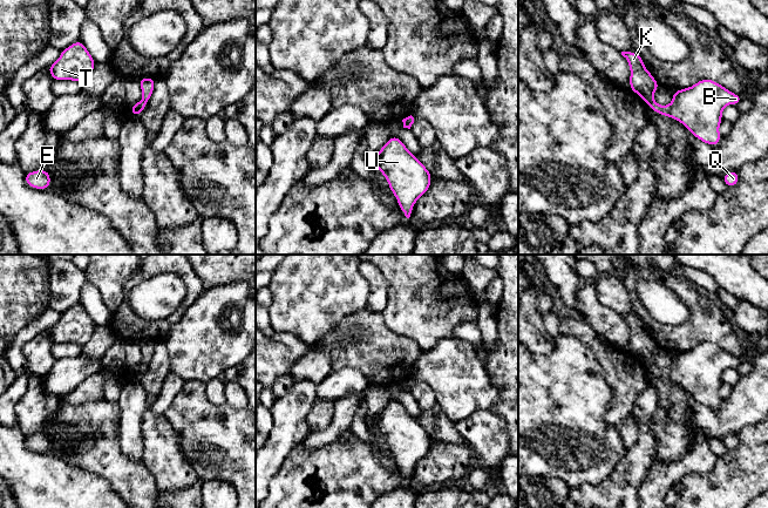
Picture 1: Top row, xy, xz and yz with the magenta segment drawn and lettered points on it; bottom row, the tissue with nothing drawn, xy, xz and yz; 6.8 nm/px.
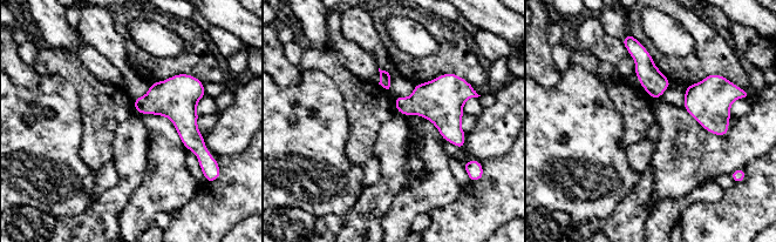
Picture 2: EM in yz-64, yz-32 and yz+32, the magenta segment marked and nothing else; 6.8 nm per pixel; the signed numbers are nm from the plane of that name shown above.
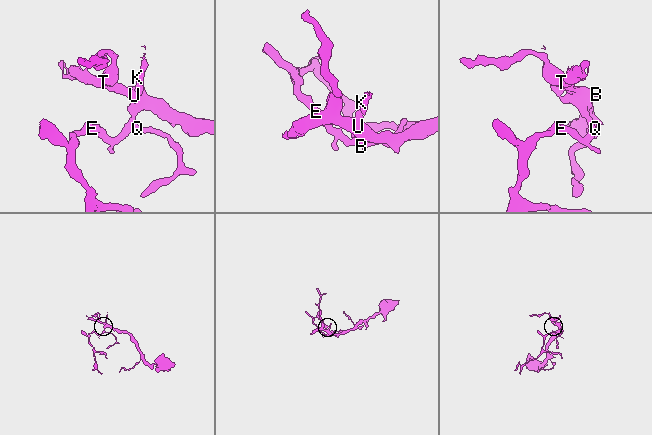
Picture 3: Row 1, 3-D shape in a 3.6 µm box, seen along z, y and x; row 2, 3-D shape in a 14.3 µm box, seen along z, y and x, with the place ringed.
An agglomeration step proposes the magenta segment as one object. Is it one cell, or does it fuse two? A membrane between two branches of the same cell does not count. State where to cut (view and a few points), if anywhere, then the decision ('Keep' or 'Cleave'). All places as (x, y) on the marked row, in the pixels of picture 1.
Split along yz (653, 100), (648, 105). Cleave

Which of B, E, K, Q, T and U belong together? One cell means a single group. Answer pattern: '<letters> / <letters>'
B E Q T U / K

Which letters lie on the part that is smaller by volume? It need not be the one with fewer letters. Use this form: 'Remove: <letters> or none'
Remove: K

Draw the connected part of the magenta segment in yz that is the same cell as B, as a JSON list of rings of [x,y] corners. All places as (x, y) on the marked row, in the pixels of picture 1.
[[[705,79],[694,86],[675,90],[670,106],[660,106],[652,101],[651,110],[670,116],[682,123],[699,141],[718,145],[721,141],[719,126],[722,110],[728,104],[740,104],[740,95],[729,92],[720,83]]]

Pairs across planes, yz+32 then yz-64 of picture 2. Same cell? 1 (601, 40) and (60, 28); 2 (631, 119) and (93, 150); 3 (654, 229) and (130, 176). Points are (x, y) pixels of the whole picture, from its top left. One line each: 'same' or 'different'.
1: different
2: same
3: different

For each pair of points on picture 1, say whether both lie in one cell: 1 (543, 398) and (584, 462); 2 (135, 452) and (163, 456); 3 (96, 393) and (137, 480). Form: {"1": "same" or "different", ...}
{"1": "same", "2": "different", "3": "different"}

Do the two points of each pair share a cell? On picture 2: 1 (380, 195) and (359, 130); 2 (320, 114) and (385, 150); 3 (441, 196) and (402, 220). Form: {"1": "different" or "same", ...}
{"1": "different", "2": "different", "3": "same"}

